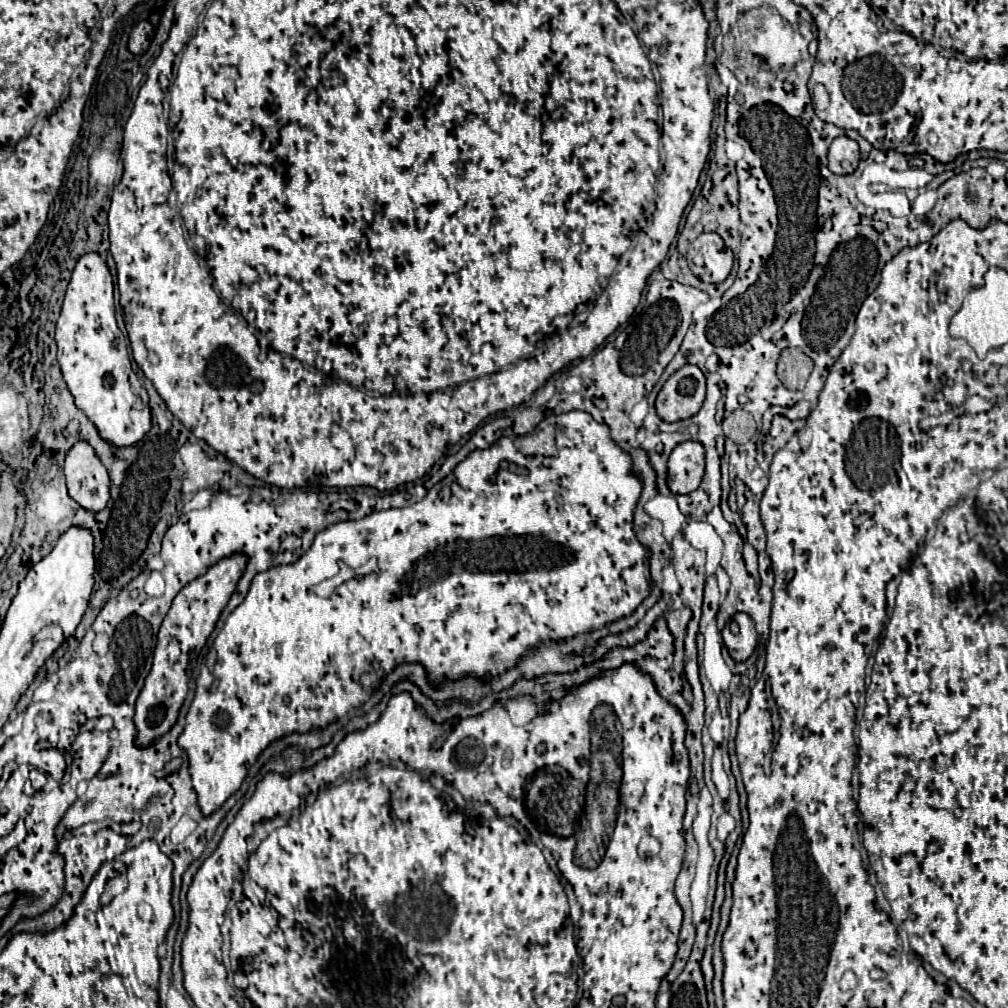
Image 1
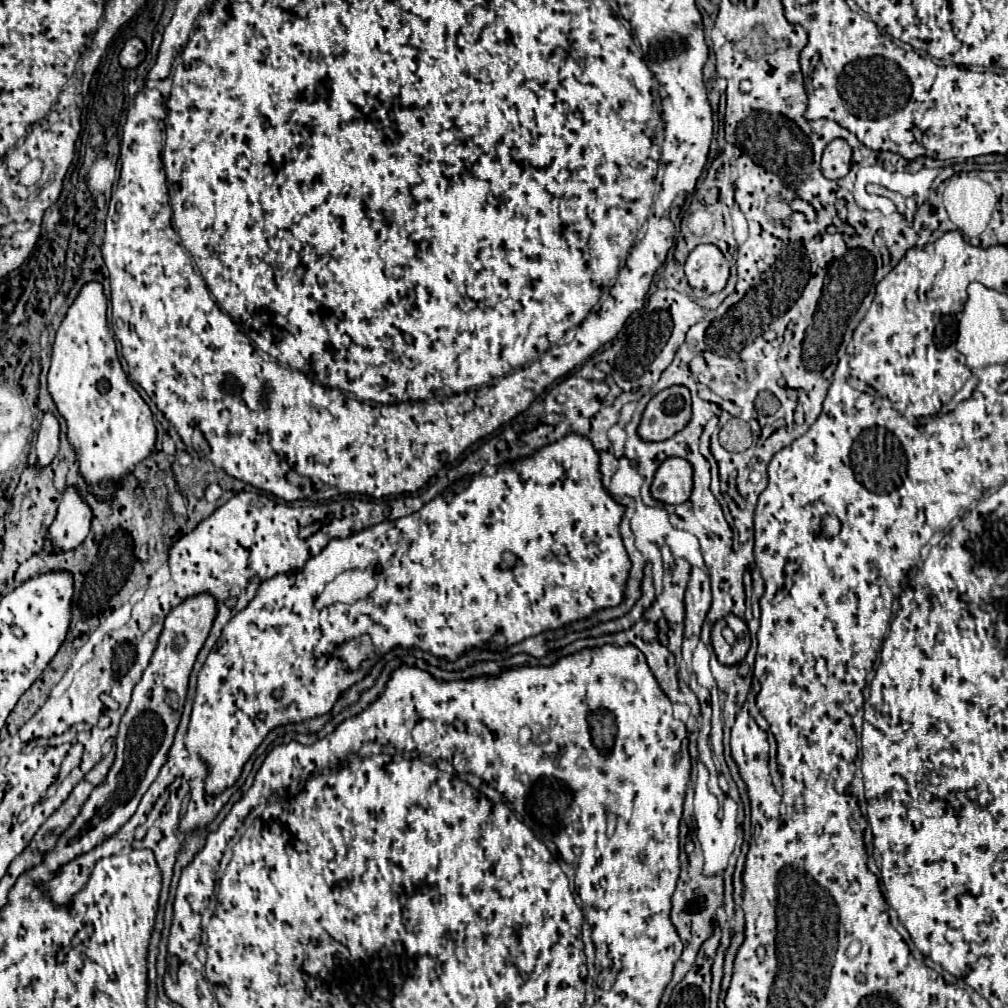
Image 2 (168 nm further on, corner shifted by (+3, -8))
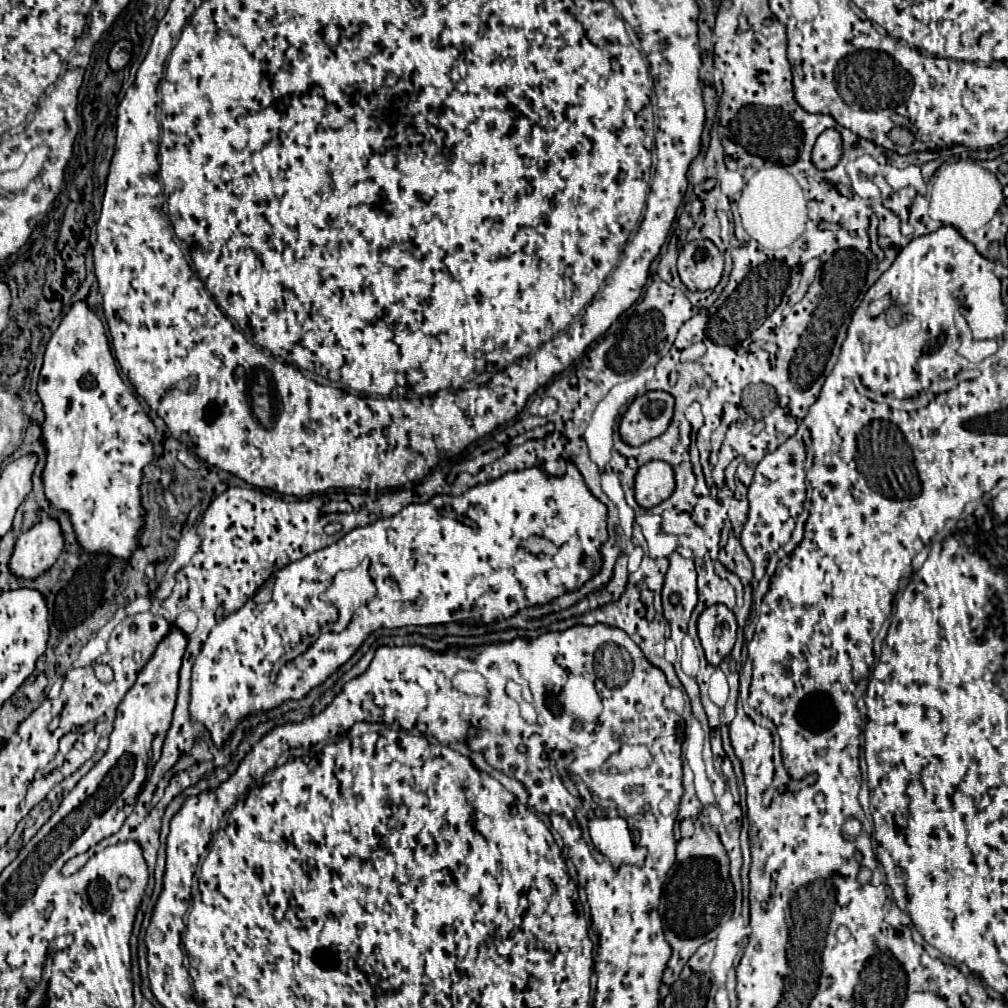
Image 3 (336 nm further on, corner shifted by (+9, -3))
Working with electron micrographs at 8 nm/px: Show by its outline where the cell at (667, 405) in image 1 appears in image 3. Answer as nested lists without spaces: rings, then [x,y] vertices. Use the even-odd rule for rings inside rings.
[[[651,390],[637,396],[621,418],[619,434],[631,446],[641,446],[657,436],[661,436],[675,410],[675,398],[663,390]]]

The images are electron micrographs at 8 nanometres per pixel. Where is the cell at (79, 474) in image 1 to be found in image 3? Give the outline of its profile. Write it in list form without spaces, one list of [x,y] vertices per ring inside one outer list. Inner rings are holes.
[[[43,518],[31,530],[19,536],[11,558],[15,576],[37,578],[45,568],[51,568],[63,552],[65,536],[57,518]]]

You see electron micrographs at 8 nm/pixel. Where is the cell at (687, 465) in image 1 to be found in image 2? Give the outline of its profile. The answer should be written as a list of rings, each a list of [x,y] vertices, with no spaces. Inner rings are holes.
[[[669,457],[655,471],[651,483],[651,495],[665,505],[685,503],[693,489],[691,477],[693,477],[691,465],[685,459]]]

